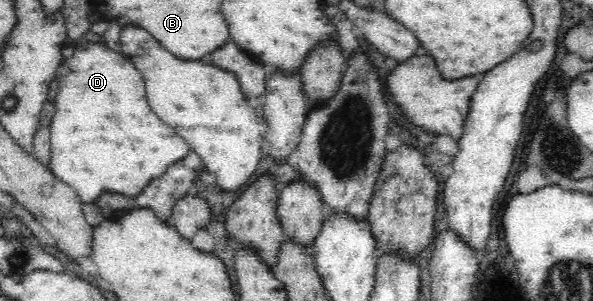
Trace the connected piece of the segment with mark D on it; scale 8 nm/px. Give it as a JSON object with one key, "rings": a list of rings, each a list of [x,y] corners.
{"rings":[[[103,37],[96,42],[85,40],[80,45],[76,46],[72,57],[70,57],[70,59],[64,58],[62,65],[57,68],[57,71],[57,75],[62,77],[62,81],[59,82],[57,95],[54,101],[55,114],[48,127],[51,133],[50,145],[52,152],[48,168],[60,181],[63,181],[74,188],[74,192],[78,195],[78,198],[83,205],[95,203],[96,199],[105,192],[120,193],[130,198],[139,195],[153,179],[160,177],[171,165],[182,161],[182,159],[191,151],[191,147],[186,143],[185,139],[178,137],[174,129],[170,129],[164,121],[160,121],[160,119],[152,113],[149,101],[146,101],[147,93],[142,74],[134,67],[132,60],[129,57],[126,59],[126,56],[122,53],[118,53],[109,48]]]}

